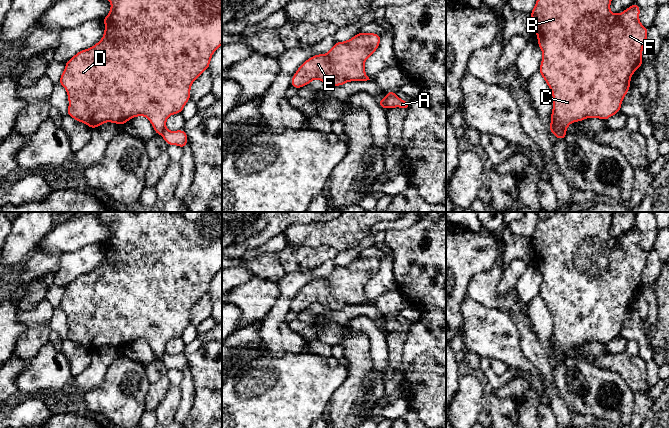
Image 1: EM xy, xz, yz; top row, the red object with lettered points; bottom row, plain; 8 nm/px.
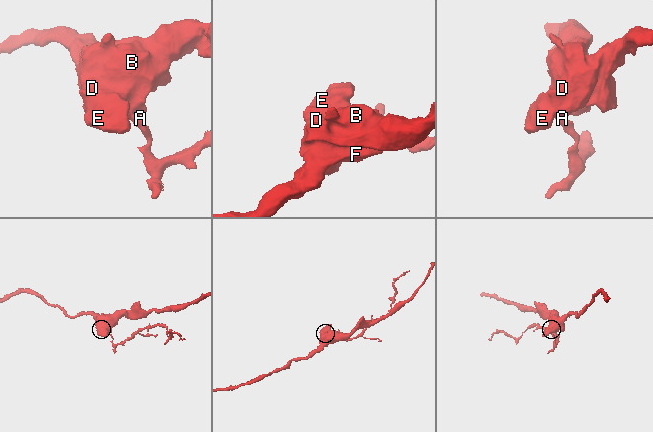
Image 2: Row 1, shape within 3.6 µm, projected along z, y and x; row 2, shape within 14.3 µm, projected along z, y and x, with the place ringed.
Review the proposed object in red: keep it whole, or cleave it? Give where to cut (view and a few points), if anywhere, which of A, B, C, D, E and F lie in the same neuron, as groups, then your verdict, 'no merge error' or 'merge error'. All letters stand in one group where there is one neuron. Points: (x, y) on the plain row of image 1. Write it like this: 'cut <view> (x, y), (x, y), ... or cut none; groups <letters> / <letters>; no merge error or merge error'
cut yz (551, 348), (565, 356); groups A / B C D E F; merge error

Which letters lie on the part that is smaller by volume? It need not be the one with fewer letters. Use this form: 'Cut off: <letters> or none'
Cut off: A

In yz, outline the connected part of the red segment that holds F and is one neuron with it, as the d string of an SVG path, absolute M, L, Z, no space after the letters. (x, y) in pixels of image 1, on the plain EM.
M555 212L545 220L539 220L535 231L531 235L534 254L537 258L538 269L543 277L539 297L543 300L553 319L553 333L551 338L551 349L561 355L565 355L572 346L583 345L586 342L600 342L607 344L621 334L623 322L630 313L630 304L633 297L642 290L642 275L647 264L648 253L639 245L640 232L633 228L619 238L610 235L614 212Z

